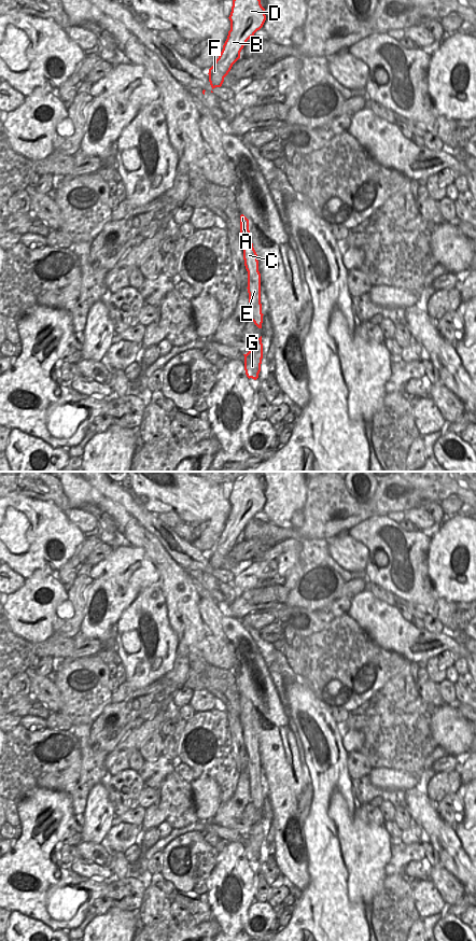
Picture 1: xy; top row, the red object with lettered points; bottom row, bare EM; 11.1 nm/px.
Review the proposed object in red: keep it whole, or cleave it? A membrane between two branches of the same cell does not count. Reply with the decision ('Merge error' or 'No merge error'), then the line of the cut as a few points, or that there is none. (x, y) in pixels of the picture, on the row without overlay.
No merge error. No split.

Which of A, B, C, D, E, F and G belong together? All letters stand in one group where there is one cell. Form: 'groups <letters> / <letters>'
groups A B C D E F G

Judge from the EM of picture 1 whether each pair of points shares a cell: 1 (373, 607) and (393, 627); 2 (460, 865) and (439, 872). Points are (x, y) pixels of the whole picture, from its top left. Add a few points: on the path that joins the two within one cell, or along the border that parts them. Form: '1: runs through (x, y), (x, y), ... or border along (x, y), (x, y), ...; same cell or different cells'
1: runs through (378, 613), (388, 622); same cell
2: border along (440, 865), (464, 886); different cells

